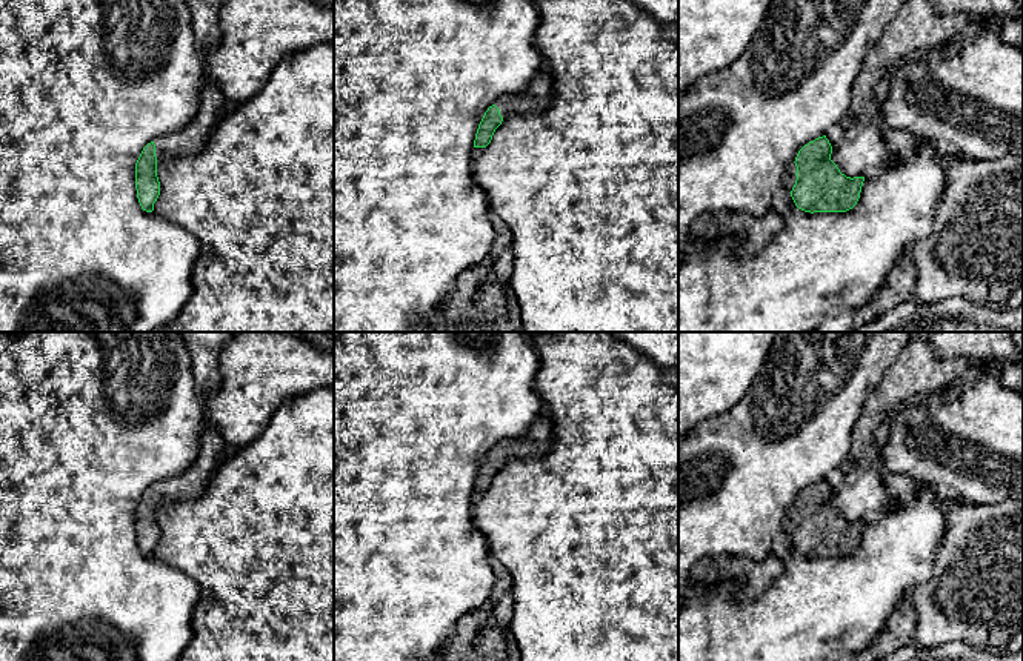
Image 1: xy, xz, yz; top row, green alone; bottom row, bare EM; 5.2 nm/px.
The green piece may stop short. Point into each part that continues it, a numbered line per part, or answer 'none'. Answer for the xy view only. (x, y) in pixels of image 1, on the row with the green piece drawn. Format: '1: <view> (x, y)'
1: xy (189, 140)

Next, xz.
1: xz (536, 97)

